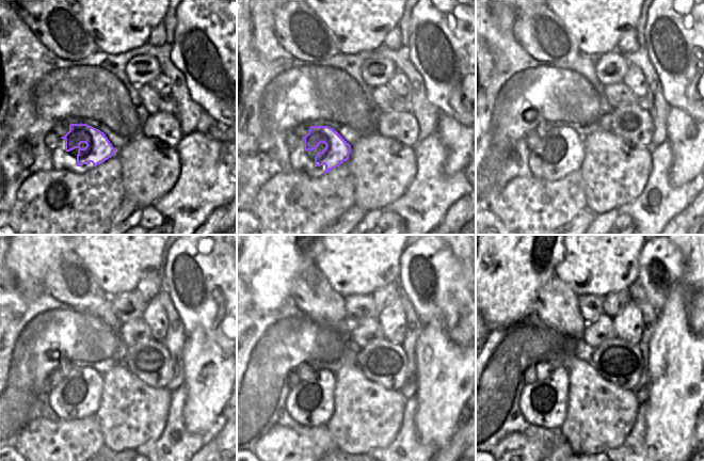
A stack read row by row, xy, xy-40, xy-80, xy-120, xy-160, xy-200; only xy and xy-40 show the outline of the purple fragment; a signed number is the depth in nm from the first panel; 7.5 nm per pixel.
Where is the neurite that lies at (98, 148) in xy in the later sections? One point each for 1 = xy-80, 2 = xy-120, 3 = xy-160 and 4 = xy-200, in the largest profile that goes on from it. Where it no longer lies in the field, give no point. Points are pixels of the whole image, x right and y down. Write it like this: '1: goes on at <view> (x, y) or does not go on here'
1: goes on at xy-80 (572, 157)
2: goes on at xy-120 (91, 400)
3: goes on at xy-160 (325, 376)
4: goes on at xy-200 (565, 396)

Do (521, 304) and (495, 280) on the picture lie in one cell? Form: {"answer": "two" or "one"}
{"answer": "one"}

